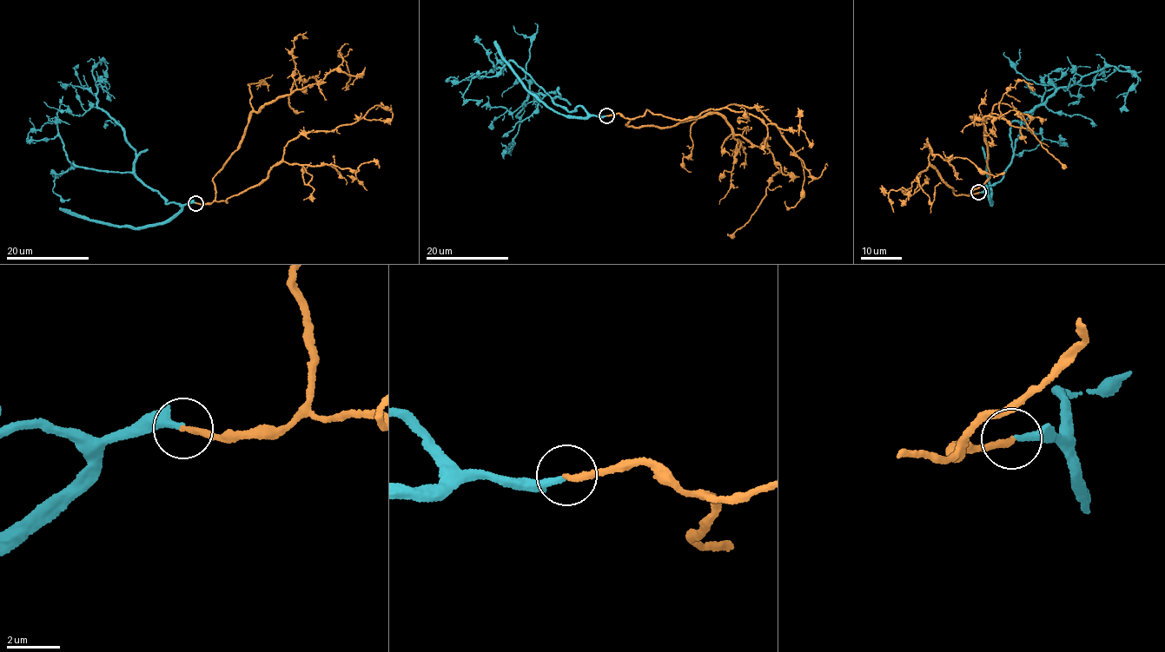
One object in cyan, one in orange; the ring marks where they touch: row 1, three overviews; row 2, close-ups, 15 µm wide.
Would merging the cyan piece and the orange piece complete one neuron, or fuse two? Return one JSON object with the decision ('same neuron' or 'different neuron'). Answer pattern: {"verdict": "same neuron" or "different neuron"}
{"verdict": "same neuron"}

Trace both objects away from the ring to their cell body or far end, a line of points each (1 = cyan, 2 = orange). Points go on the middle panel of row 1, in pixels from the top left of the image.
1: (606, 115), (556, 104), (558, 88), (530, 93), (505, 153)
2: (606, 115), (664, 128), (715, 114), (771, 153), (779, 170), (751, 219), (727, 233)

